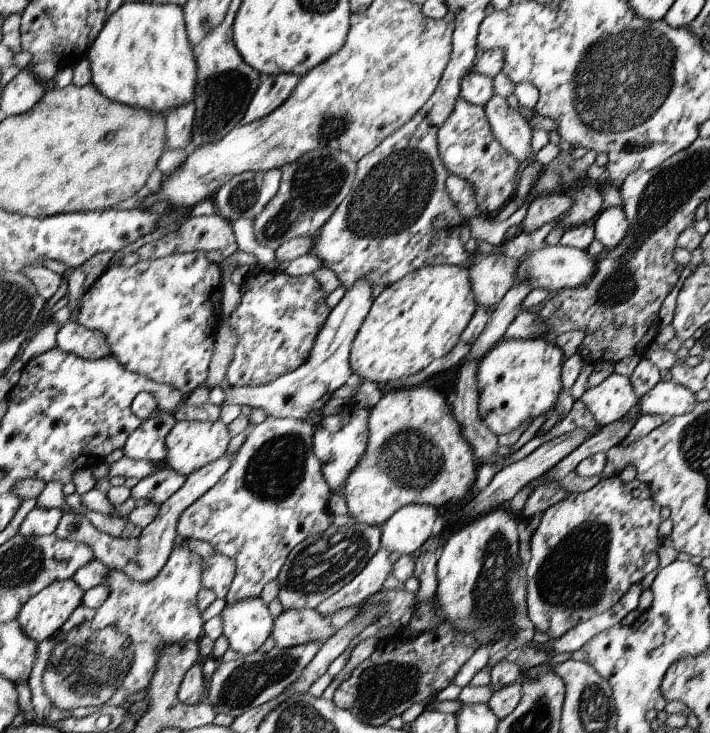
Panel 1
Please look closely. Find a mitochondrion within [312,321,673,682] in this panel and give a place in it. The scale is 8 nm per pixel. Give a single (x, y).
(572, 578)

